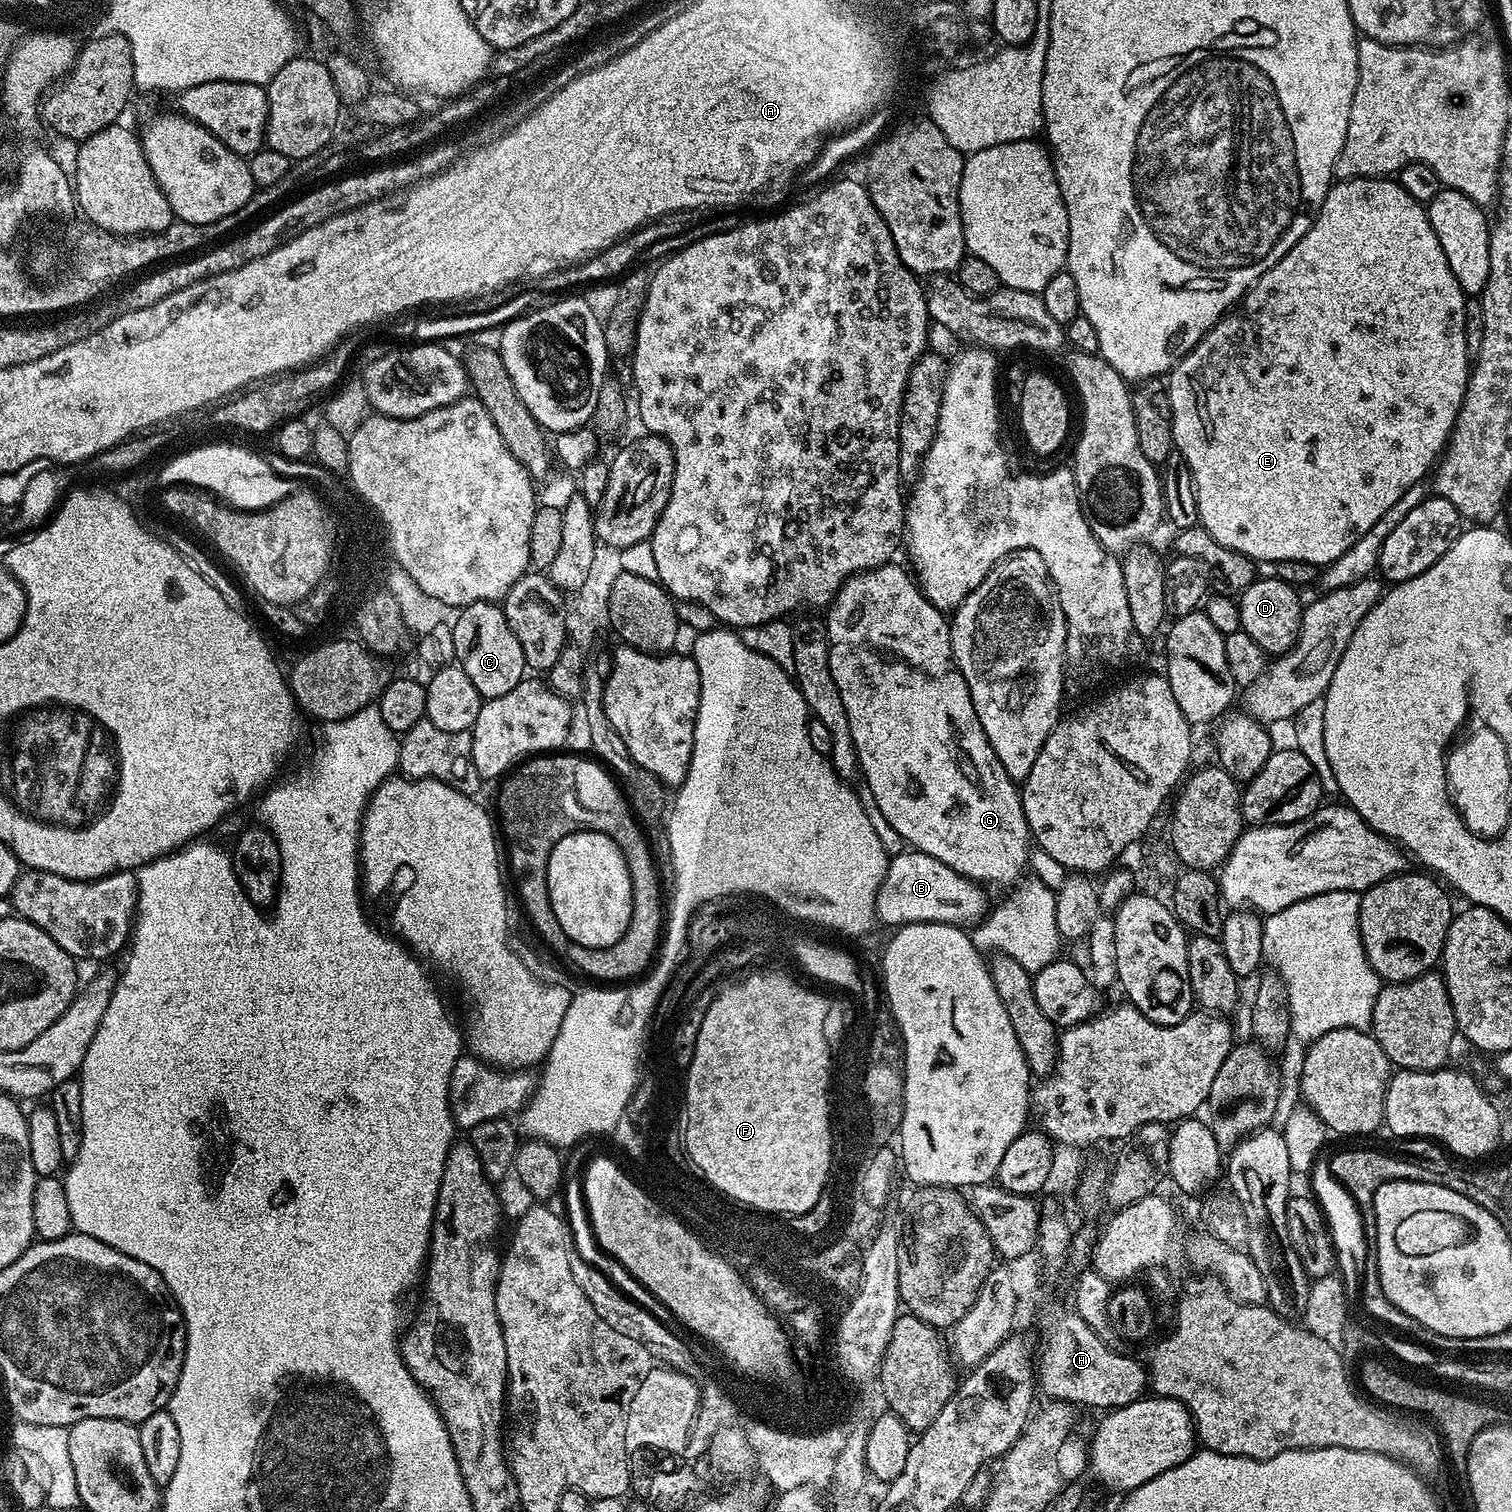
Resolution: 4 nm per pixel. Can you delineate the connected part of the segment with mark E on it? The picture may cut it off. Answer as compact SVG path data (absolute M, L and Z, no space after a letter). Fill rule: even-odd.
M1363 176L1353 180L1337 179L1328 189L1326 198L1322 202L1315 220L1312 221L1312 229L1274 267L1266 270L1266 274L1262 274L1262 278L1258 278L1256 285L1239 300L1239 303L1225 312L1223 318L1176 363L1171 372L1167 373L1166 387L1172 411L1172 443L1175 451L1186 462L1196 487L1199 527L1205 528L1210 534L1210 538L1214 538L1214 542L1222 542L1222 546L1251 560L1257 562L1265 560L1268 566L1274 566L1283 560L1310 562L1317 566L1326 566L1330 562L1334 562L1334 558L1342 558L1342 554L1346 554L1346 550L1350 550L1350 546L1354 546L1354 542L1358 542L1358 538L1362 538L1362 534L1366 534L1366 530L1370 530L1370 526L1374 526L1374 522L1378 522L1378 518L1382 518L1382 514L1386 514L1386 510L1390 510L1390 506L1394 506L1394 502L1398 502L1398 498L1402 498L1402 494L1406 494L1406 490L1410 490L1410 486L1421 483L1433 471L1434 465L1439 461L1444 449L1448 447L1448 441L1453 428L1456 427L1460 408L1464 405L1464 395L1468 389L1470 375L1468 332L1464 329L1464 300L1466 300L1466 294L1462 290L1462 286L1458 286L1458 278L1454 278L1454 270L1450 270L1450 262L1446 262L1446 254L1442 251L1442 242L1438 242L1438 234L1434 234L1434 226L1430 226L1428 209L1425 205L1410 198L1410 194L1406 194L1402 185L1392 178Z

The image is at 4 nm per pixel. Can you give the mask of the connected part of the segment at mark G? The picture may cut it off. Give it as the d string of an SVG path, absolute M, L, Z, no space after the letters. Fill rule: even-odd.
M889 562L871 568L869 572L859 572L858 575L851 576L849 580L844 581L827 609L829 612L828 620L826 619L826 636L830 650L830 674L834 674L834 686L838 686L838 694L842 694L846 718L850 718L850 735L854 738L854 746L860 759L863 783L868 783L868 788L872 791L872 800L876 803L881 818L908 843L905 845L911 846L917 852L930 854L930 858L938 858L938 862L946 862L950 870L971 880L989 880L992 884L1015 885L1025 875L1030 855L1030 833L1026 814L1022 810L1017 781L1012 780L1010 774L1006 774L1002 762L998 762L998 754L994 754L994 746L990 746L990 738L986 738L986 730L982 730L982 722L978 722L978 714L974 710L966 678L962 678L962 674L956 669L952 657L949 617L924 597L919 583L910 575L909 569L905 568L899 568L896 562Z

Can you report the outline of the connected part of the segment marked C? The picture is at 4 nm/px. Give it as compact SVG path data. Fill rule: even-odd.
M479 600L464 605L455 616L456 620L451 621L455 663L464 671L466 678L474 682L484 700L510 694L510 690L514 690L514 686L525 679L526 665L522 646L518 646L518 638L514 638L514 630L510 630L510 622L506 622L503 607L491 600Z

